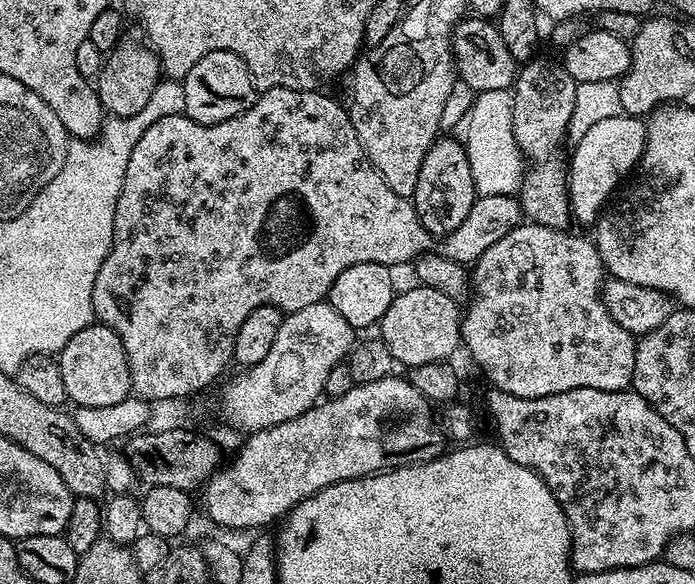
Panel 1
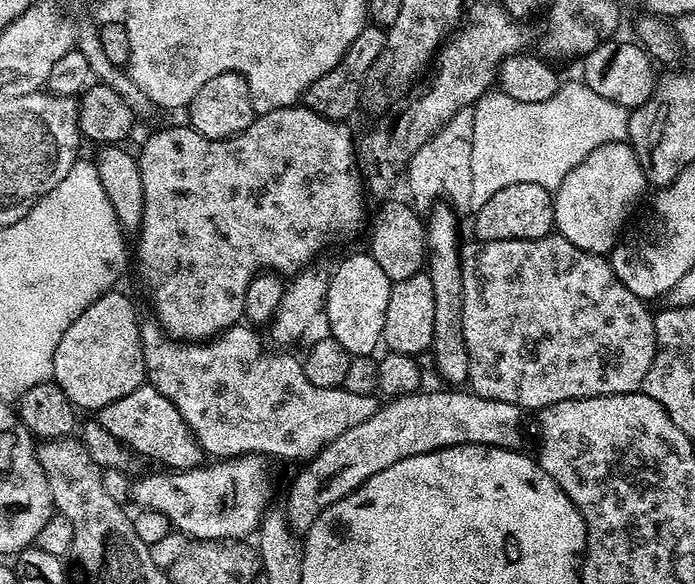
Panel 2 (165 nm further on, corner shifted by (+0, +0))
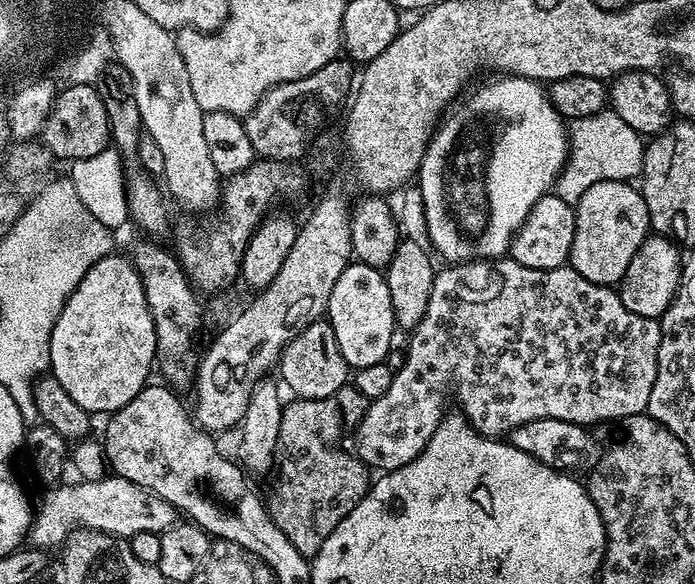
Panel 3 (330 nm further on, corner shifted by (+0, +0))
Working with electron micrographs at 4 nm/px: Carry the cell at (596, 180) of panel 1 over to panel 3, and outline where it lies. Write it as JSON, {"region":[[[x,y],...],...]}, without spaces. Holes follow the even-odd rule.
{"region":[[[627,180],[598,182],[590,186],[586,194],[582,194],[574,207],[576,225],[570,267],[578,270],[582,278],[595,284],[619,285],[634,254],[638,254],[638,246],[642,246],[642,242],[650,235],[648,207],[643,191]]]}

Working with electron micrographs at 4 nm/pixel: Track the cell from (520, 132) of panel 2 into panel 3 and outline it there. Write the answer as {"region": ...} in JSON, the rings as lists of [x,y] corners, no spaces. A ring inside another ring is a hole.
{"region":[[[605,110],[590,114],[590,118],[571,121],[568,128],[568,161],[556,180],[555,195],[560,196],[562,202],[574,206],[582,194],[586,194],[586,190],[598,182],[635,181],[644,171],[645,147],[645,137],[636,132],[634,126],[622,122],[614,111]]]}

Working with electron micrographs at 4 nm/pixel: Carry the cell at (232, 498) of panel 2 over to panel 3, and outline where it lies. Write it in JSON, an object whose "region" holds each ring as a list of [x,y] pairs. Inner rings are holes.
{"region":[[[115,474],[103,476],[98,482],[86,482],[80,480],[76,484],[68,485],[68,482],[61,483],[59,486],[52,486],[47,489],[48,492],[41,502],[40,508],[35,509],[32,524],[28,528],[26,537],[27,543],[34,548],[45,550],[59,549],[67,541],[73,532],[81,528],[89,528],[95,532],[105,532],[111,536],[123,536],[130,538],[139,532],[155,532],[157,534],[164,532],[171,524],[177,523],[178,511],[170,502],[158,498],[153,492],[146,491],[142,486],[130,482],[126,478]]]}

